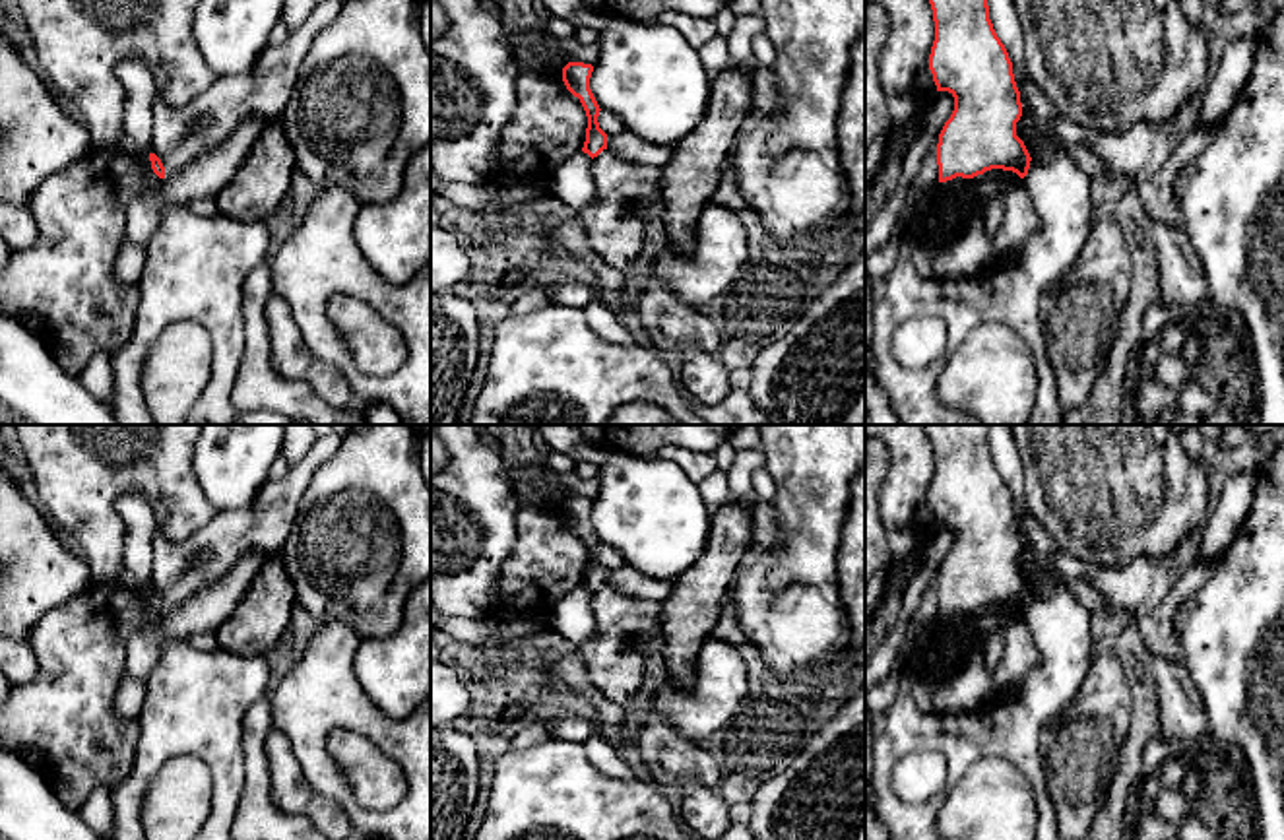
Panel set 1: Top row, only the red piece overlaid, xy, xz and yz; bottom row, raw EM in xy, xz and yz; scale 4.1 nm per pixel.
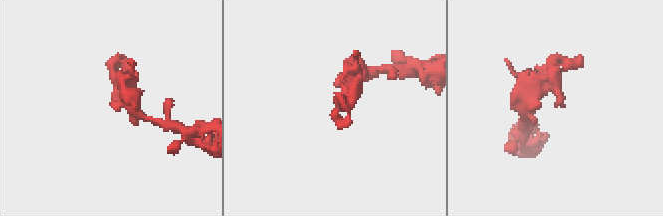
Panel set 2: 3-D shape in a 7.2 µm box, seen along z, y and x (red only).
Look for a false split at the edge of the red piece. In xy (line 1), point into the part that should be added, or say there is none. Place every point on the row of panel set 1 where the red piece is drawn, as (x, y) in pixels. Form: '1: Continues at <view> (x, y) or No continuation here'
1: No continuation here

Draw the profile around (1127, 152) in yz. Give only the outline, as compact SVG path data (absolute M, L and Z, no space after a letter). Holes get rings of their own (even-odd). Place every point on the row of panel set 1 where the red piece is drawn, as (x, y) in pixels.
M1034 80L1024 81L1026 113L1016 122L1016 136L1024 142L1032 128L1059 138L1065 145L1082 144L1090 147L1102 163L1127 180L1142 171L1152 153L1156 128L1148 122L1137 122L1121 134L1102 134L1086 130L1063 118L1045 99Z

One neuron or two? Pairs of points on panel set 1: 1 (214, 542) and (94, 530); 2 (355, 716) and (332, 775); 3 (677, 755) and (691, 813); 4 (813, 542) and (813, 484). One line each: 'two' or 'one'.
1: two
2: one
3: one
4: one

